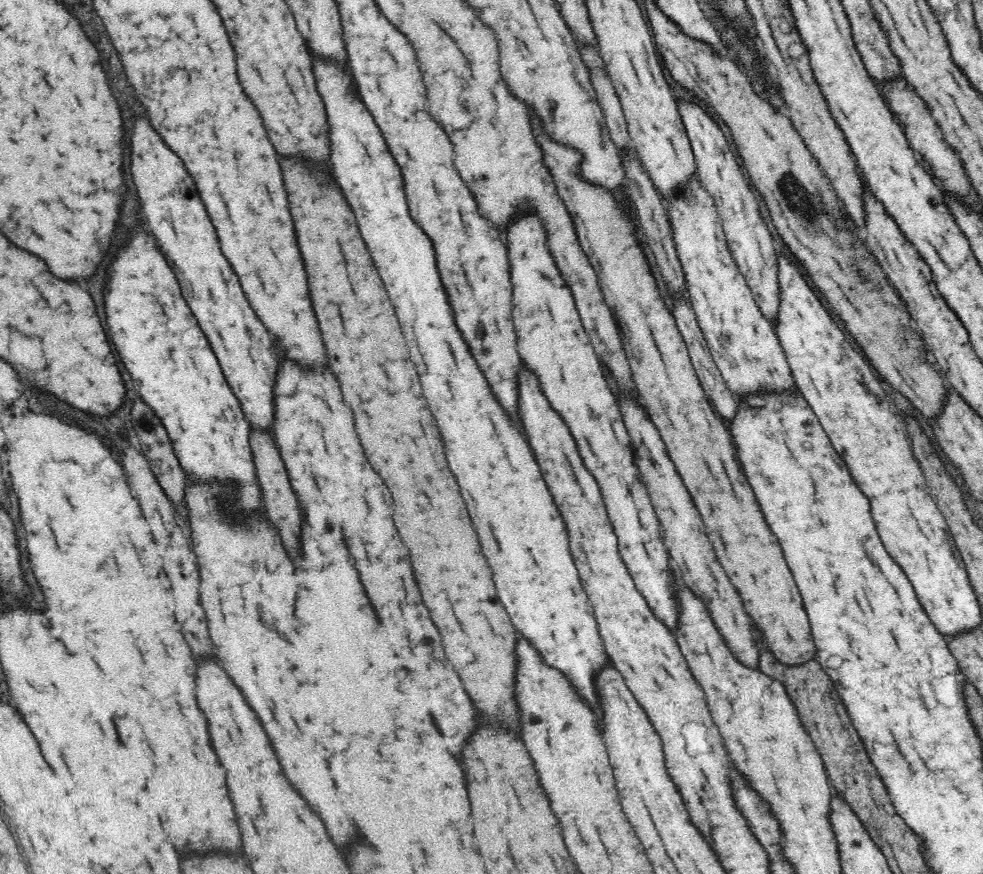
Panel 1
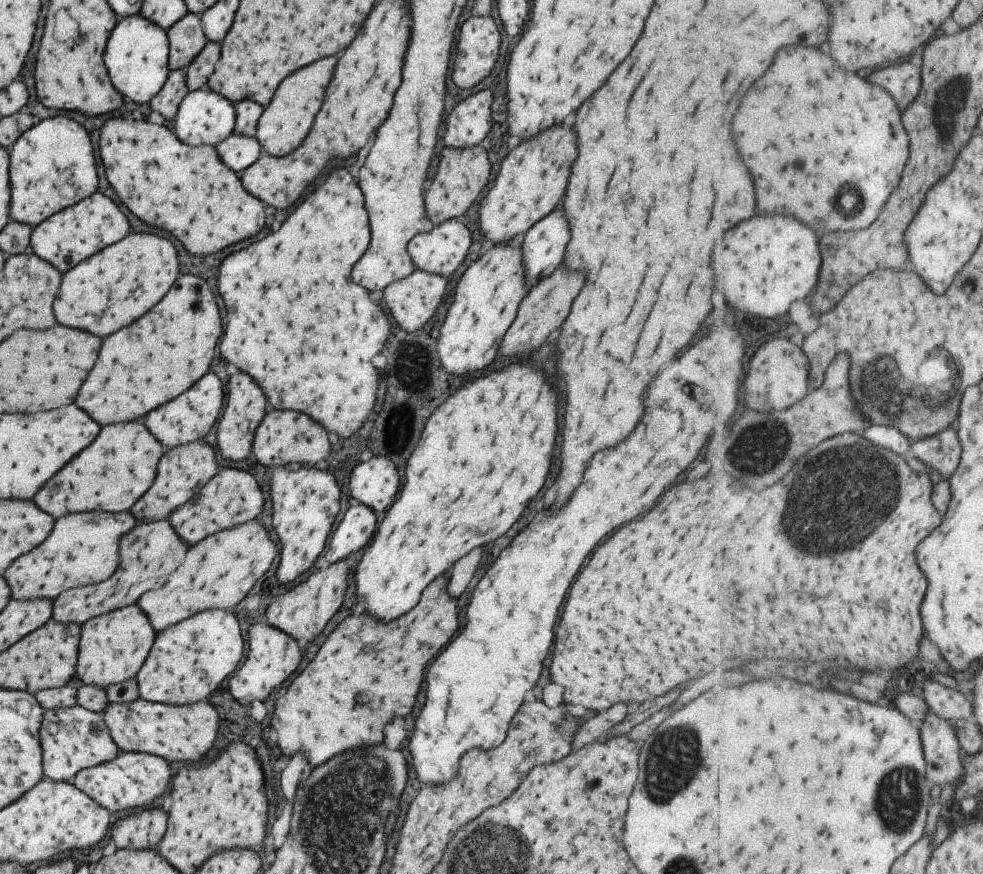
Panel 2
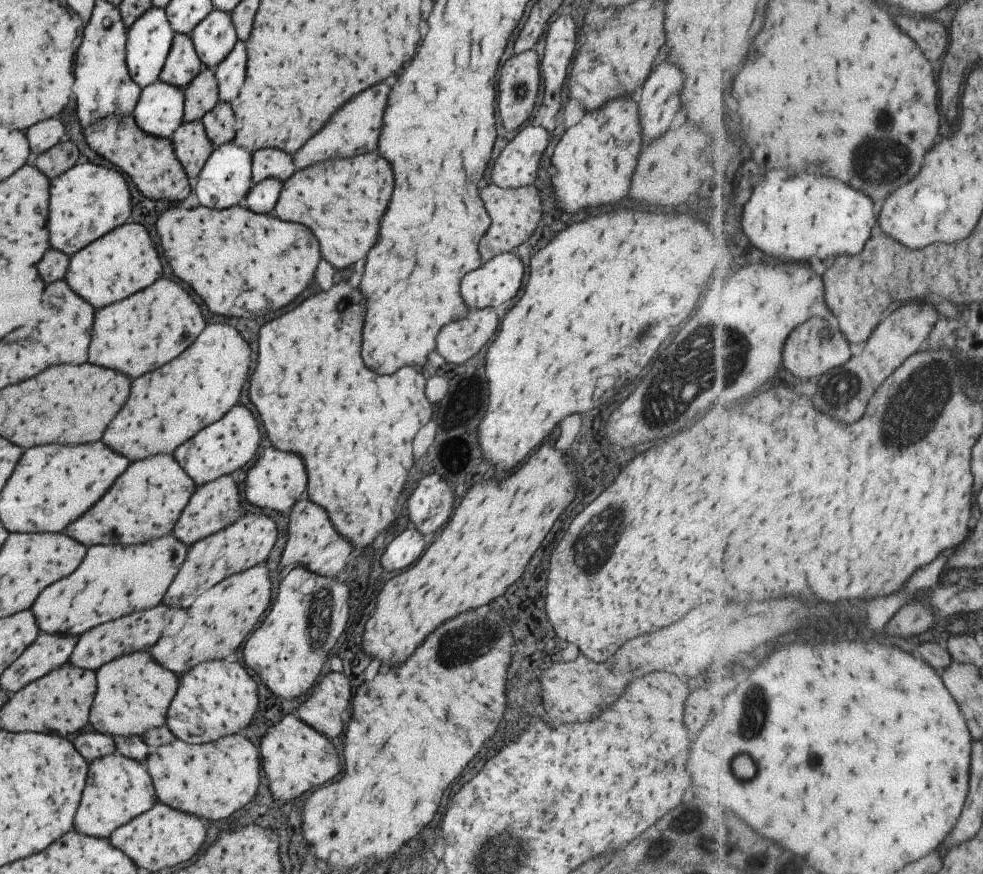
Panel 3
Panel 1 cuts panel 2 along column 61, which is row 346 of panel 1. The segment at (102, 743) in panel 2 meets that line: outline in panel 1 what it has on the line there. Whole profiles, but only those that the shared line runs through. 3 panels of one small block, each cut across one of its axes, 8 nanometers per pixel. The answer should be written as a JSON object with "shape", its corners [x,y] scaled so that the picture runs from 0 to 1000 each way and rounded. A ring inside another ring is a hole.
{"shape":[[[709,200],[704,201],[700,215],[679,232],[680,249],[690,294],[699,322],[699,336],[707,357],[711,374],[738,438],[750,459],[759,460],[763,453],[793,449],[806,453],[812,449],[801,407],[792,392],[787,374],[776,363],[757,315],[752,310],[739,277],[739,269],[724,225],[713,214]]]}

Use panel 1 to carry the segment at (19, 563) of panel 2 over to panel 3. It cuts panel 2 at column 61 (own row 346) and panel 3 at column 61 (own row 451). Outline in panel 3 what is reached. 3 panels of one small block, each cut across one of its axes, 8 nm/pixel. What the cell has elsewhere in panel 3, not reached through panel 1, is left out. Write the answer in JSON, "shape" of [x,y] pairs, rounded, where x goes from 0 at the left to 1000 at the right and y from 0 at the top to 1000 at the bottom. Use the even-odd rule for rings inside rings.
{"shape":[[[176,612],[137,625],[91,625],[82,645],[70,659],[50,668],[36,684],[31,699],[40,723],[80,728],[121,705],[158,696],[184,650],[188,634],[189,625]]]}

